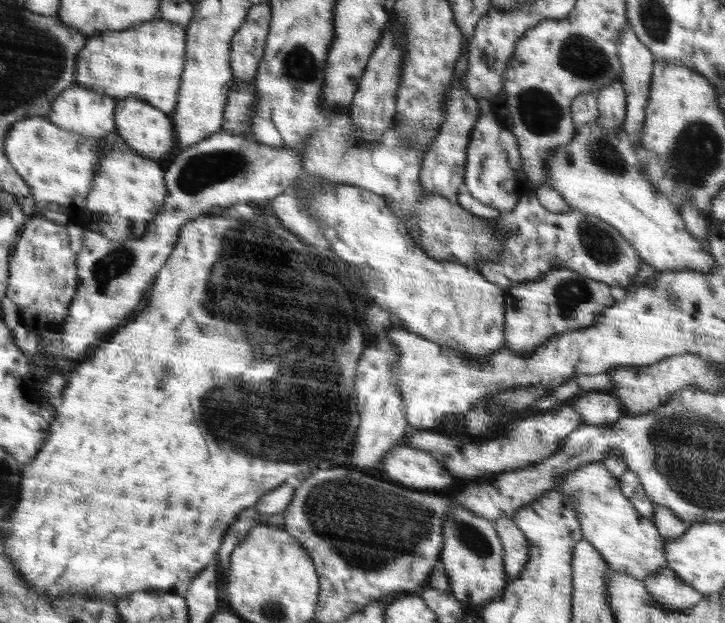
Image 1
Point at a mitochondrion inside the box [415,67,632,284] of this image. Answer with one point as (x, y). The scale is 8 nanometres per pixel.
(534, 108)

